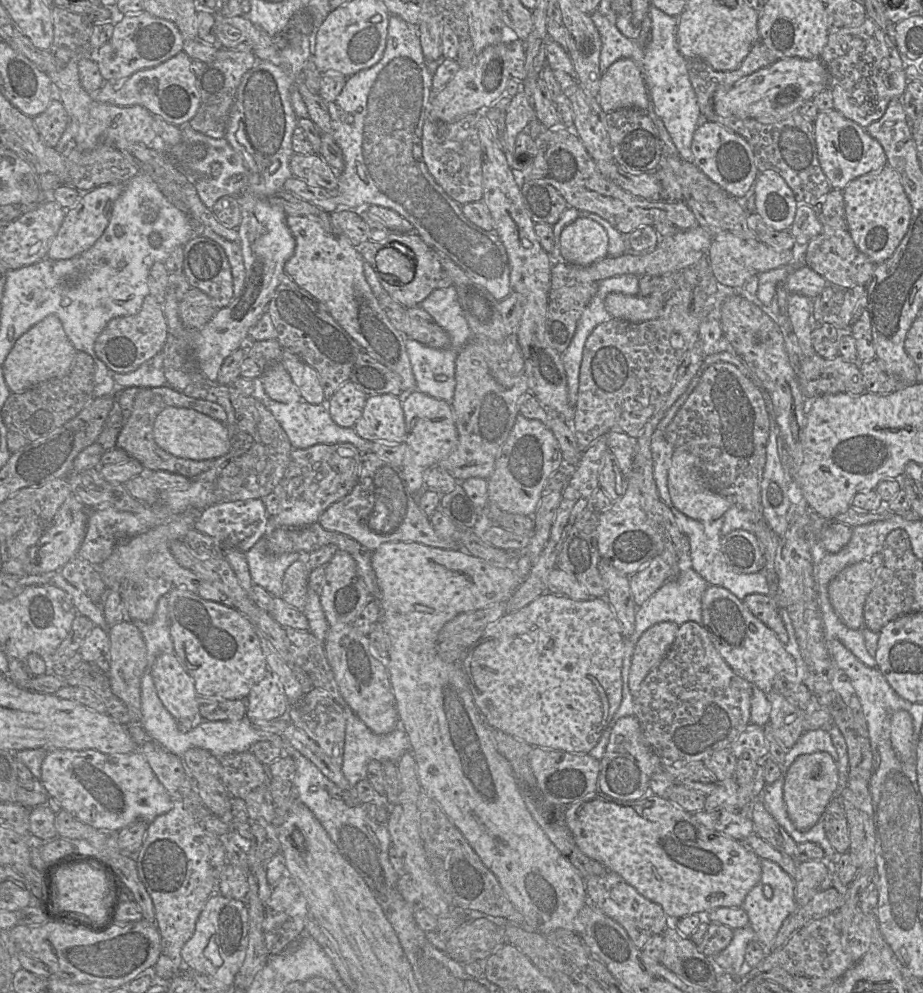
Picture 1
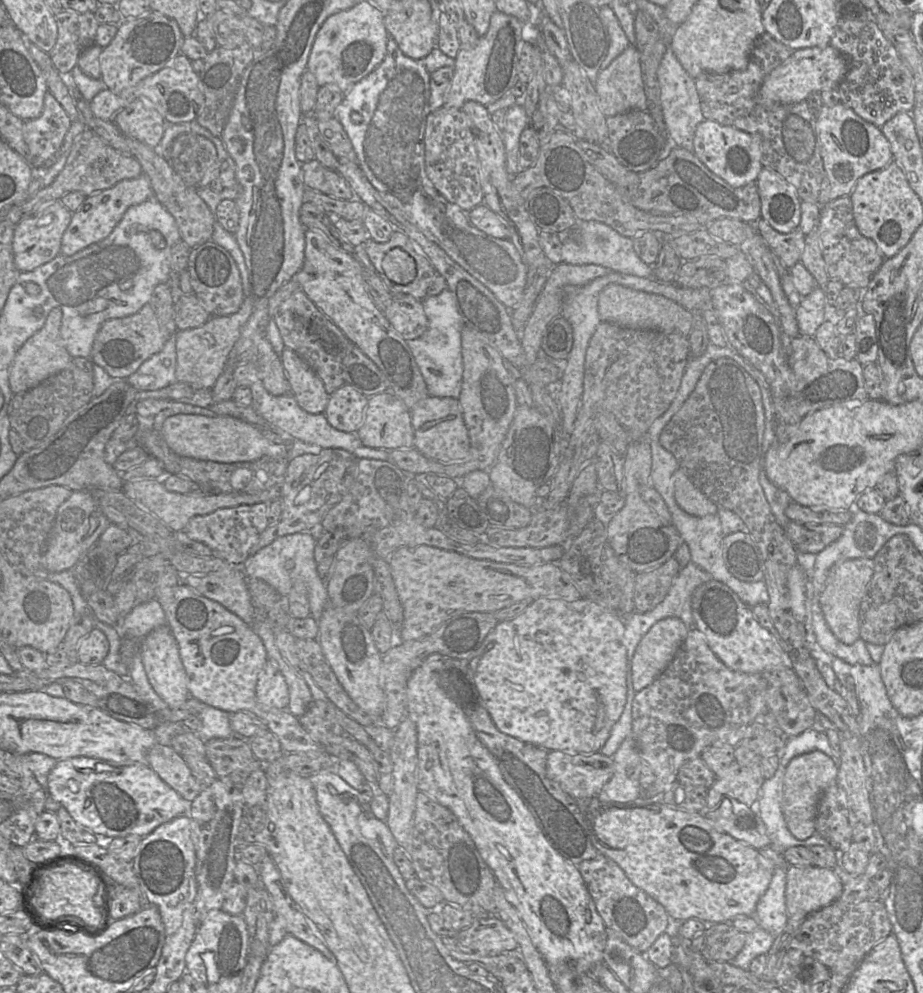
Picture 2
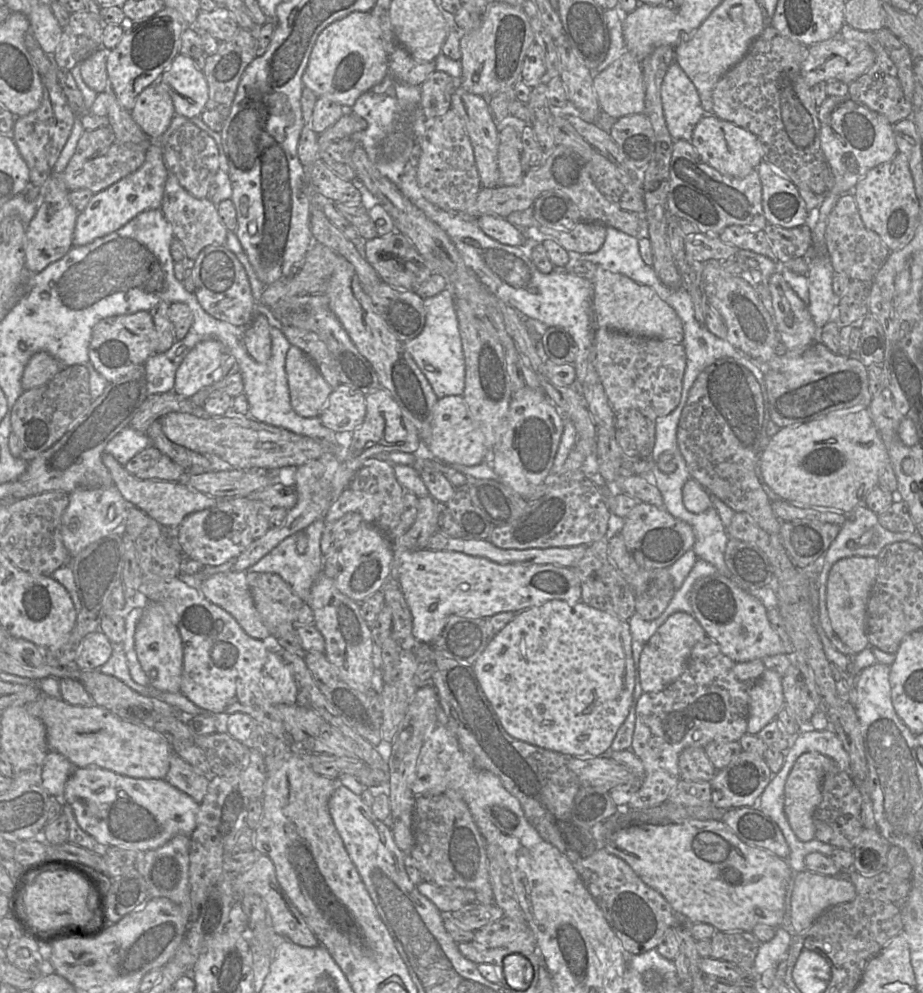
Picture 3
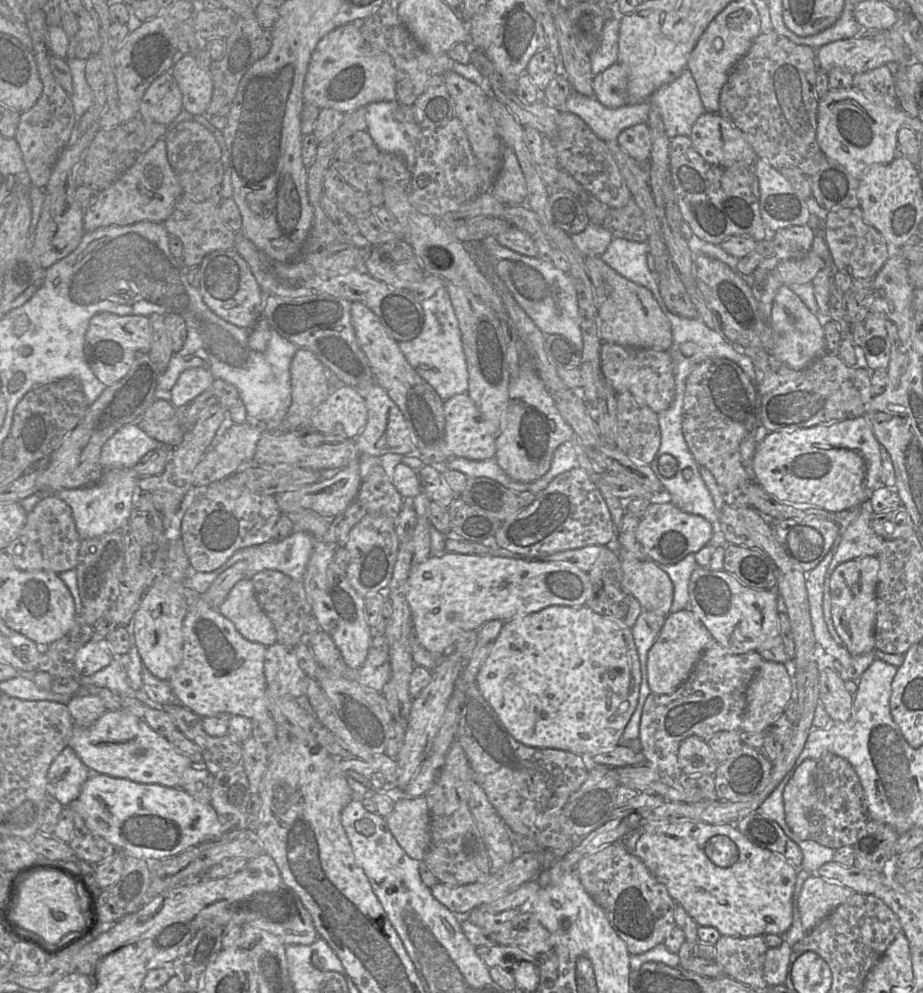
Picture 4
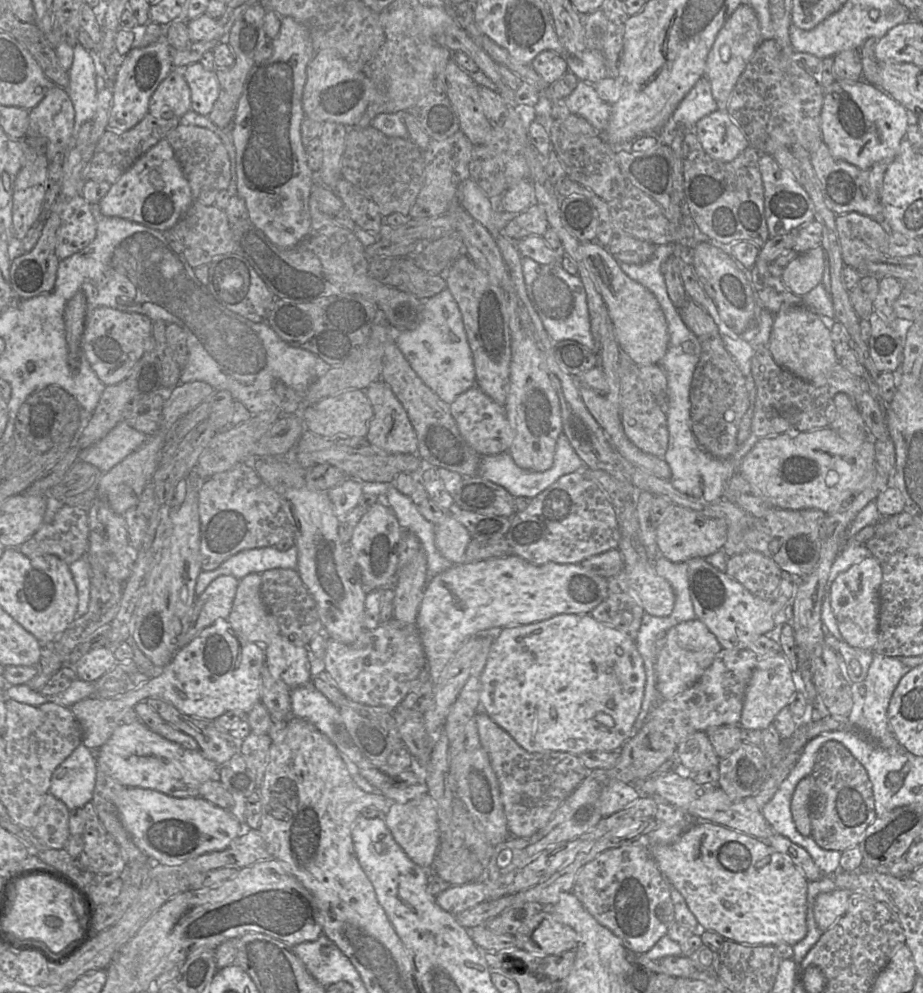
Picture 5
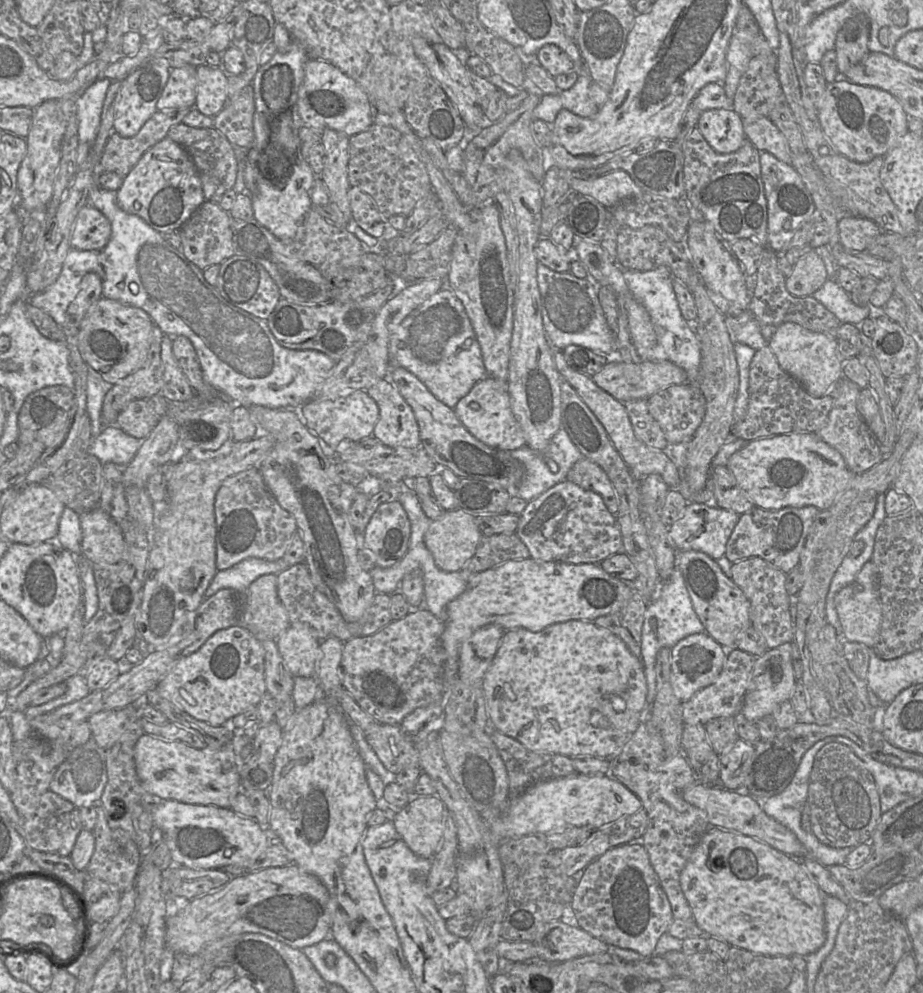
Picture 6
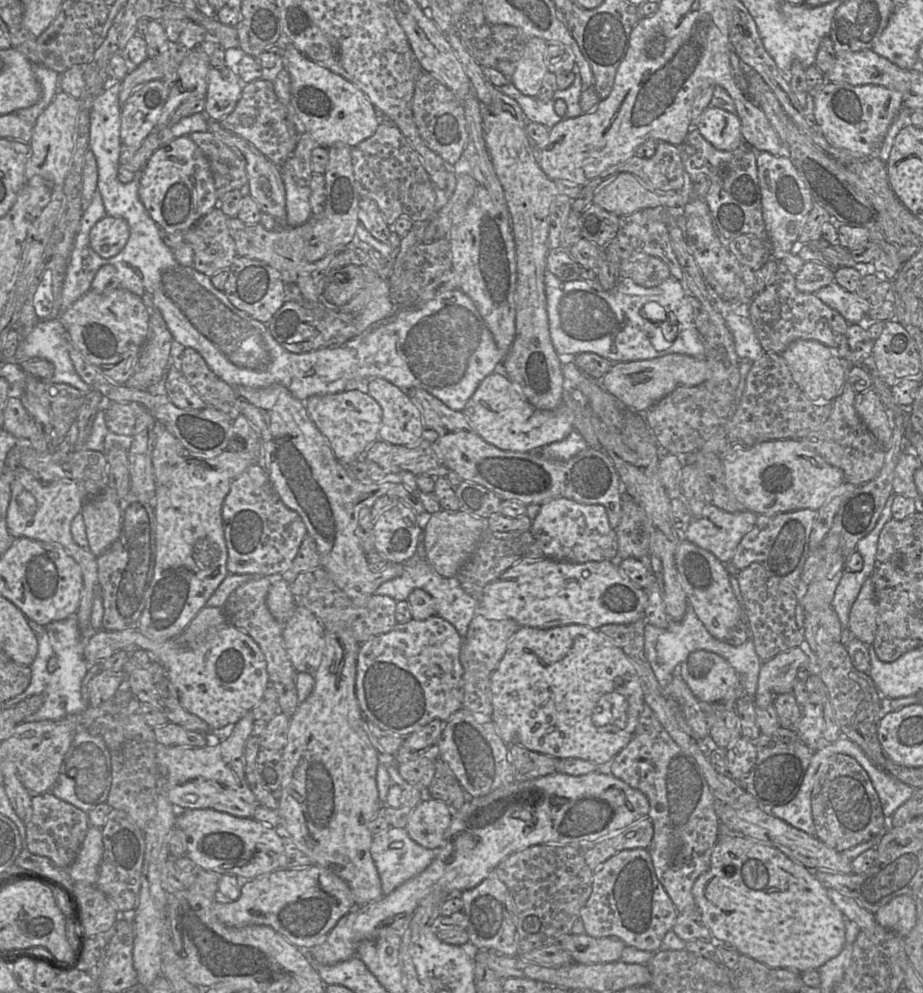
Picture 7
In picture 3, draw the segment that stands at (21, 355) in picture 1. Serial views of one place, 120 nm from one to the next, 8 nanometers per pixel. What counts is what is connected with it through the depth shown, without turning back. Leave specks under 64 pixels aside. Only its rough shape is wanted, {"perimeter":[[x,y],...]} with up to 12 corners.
{"perimeter":[[47,352],[35,353],[21,379],[24,391],[54,378],[63,366]]}

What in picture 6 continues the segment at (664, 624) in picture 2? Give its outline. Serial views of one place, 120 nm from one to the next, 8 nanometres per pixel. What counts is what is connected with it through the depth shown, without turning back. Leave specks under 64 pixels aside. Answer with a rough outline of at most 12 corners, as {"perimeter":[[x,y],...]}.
{"perimeter":[[706,632],[670,649],[681,702],[716,681],[725,649]]}

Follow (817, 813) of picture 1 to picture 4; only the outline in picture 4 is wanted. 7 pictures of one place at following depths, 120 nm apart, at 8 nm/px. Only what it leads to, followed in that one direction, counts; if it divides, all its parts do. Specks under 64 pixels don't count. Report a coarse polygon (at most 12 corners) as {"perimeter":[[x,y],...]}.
{"perimeter":[[816,760],[803,761],[783,792],[786,823],[810,839]]}

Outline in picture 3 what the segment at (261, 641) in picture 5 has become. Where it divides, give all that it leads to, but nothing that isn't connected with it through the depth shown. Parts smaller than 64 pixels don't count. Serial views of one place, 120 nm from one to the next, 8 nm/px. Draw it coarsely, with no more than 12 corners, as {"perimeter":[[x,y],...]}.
{"perimeter":[[233,570],[199,582],[207,600],[250,637],[276,642],[255,607],[246,576]]}

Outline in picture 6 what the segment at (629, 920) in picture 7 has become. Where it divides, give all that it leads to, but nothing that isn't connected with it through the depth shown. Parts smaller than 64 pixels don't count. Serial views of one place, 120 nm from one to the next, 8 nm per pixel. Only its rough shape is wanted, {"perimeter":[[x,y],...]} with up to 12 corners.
{"perimeter":[[640,842],[579,878],[577,925],[650,957],[674,918]]}

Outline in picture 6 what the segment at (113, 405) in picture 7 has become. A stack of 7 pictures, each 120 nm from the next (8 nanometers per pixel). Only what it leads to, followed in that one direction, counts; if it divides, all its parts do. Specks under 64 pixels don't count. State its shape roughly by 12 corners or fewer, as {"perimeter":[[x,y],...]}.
{"perimeter":[[137,399],[115,424],[143,441],[159,419],[150,399]]}

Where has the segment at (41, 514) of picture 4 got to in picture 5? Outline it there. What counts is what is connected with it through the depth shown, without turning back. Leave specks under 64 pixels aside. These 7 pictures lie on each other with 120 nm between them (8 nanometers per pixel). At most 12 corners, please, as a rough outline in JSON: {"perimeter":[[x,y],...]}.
{"perimeter":[[64,504],[18,550],[55,555],[70,565],[85,556],[86,510]]}

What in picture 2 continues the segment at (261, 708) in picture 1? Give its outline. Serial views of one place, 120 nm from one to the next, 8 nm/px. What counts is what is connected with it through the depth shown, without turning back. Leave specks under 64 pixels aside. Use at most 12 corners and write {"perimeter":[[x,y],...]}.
{"perimeter":[[268,660],[256,684],[258,703],[287,710],[289,688]]}

